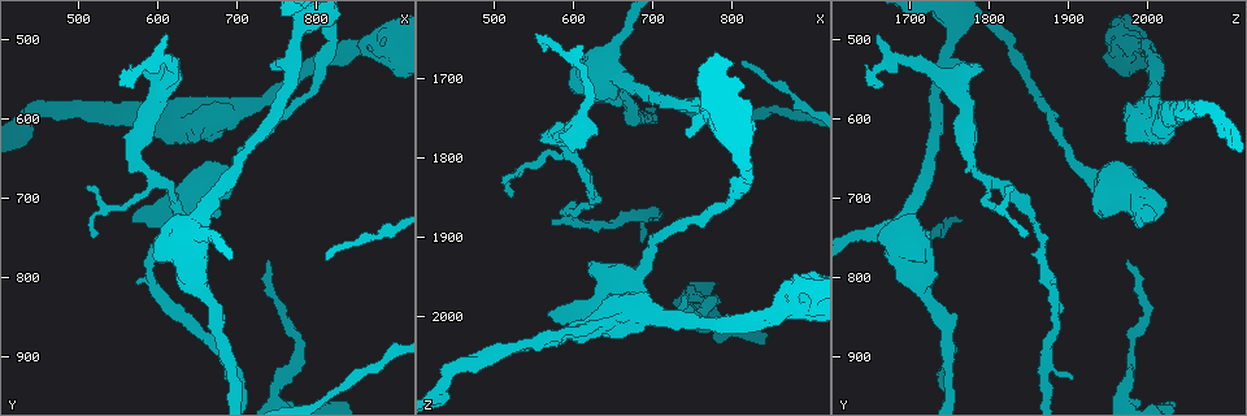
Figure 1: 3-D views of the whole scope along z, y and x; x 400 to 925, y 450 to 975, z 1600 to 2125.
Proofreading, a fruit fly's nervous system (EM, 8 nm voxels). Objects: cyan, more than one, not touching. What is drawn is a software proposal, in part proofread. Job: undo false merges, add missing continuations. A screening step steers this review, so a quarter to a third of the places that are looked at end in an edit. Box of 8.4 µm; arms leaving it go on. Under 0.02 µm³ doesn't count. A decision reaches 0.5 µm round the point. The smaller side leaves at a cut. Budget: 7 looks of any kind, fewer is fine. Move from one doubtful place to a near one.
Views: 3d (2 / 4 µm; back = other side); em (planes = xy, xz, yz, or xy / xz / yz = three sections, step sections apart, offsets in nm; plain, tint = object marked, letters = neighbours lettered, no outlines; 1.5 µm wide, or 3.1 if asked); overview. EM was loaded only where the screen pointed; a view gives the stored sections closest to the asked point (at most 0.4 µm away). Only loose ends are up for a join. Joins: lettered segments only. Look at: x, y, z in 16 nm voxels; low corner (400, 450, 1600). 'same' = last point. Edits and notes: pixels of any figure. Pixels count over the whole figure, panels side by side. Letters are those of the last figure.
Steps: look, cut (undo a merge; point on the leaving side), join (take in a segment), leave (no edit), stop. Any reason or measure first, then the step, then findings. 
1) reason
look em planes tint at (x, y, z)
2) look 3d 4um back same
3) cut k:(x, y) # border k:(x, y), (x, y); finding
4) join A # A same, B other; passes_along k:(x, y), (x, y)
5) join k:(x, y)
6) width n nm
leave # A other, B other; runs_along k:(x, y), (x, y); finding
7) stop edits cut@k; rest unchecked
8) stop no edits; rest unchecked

tapers out
look em planes letters at (605, 490, 1655)

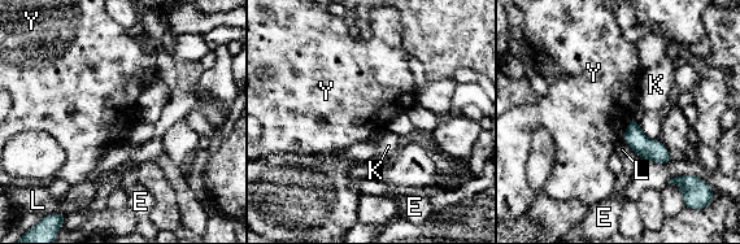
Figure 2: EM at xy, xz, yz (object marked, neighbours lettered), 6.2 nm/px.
leave # E other, K other, L other, Y other; border 2:(631, 118), (622, 140); no lettered segment goes on from it

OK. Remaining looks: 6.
thick end
look em planes letters at (620, 720, 1930)

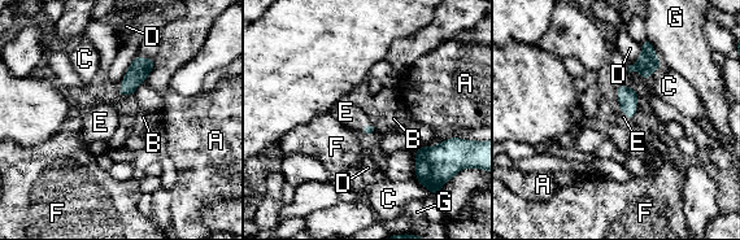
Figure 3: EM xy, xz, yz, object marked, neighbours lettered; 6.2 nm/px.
join E # A other, B other, C other, D other, E same, F other, G other; passes_along 3:(627, 97), (627, 116), (623, 117); the neuron continues

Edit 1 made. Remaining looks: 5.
look overview

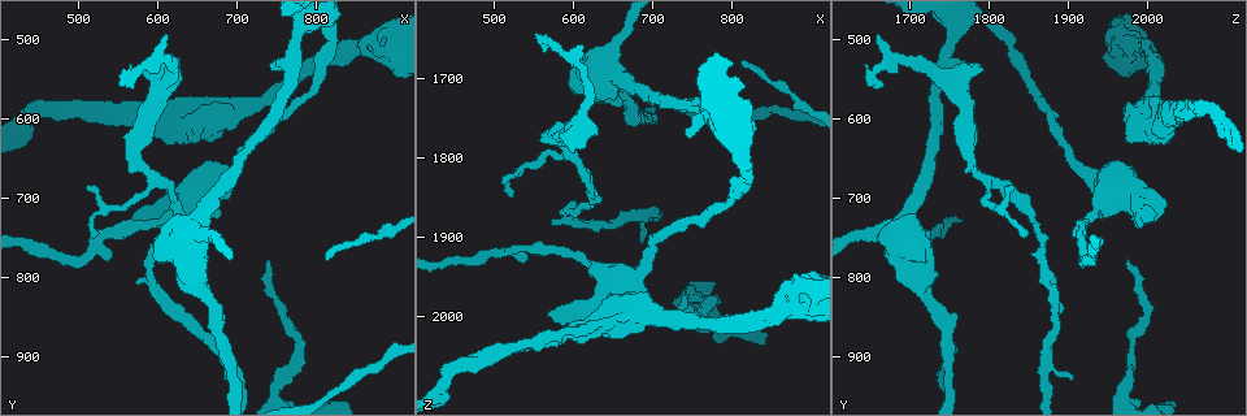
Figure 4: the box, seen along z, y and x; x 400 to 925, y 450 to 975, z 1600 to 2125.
look em planes letters at (740, 780, 1975)

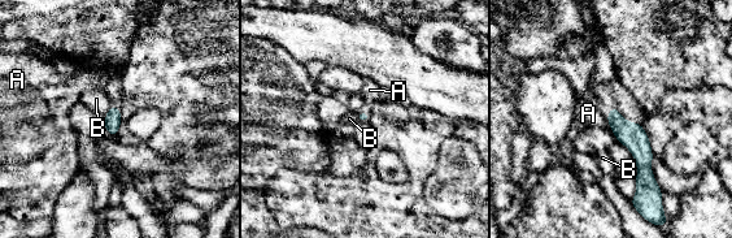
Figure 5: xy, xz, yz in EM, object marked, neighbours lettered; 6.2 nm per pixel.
leave # A other, B other; runs_along 5:(613, 111), (640, 147), (641, 182); none of them fits

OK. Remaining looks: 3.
stop edits join@3; rest unchecked

